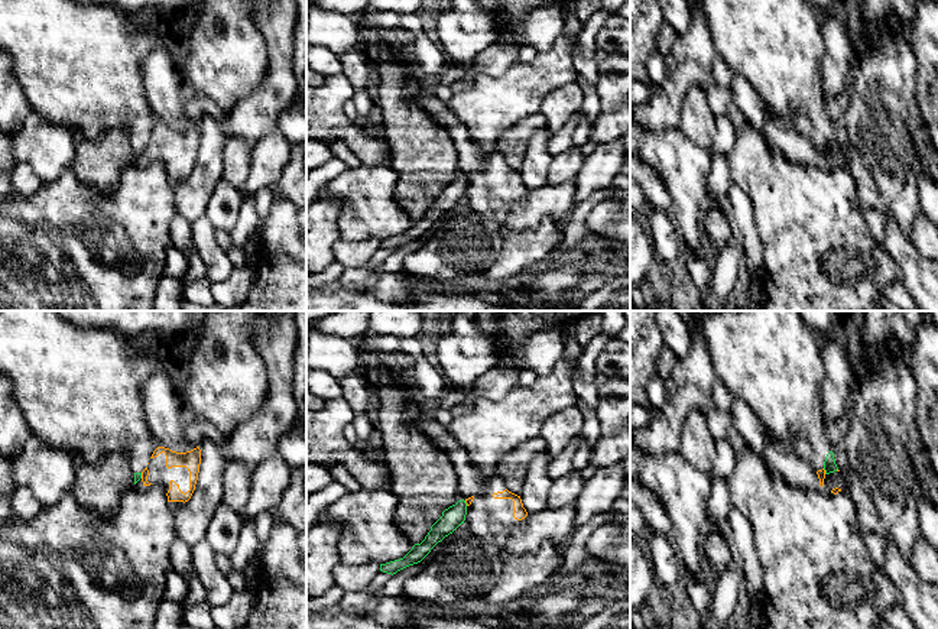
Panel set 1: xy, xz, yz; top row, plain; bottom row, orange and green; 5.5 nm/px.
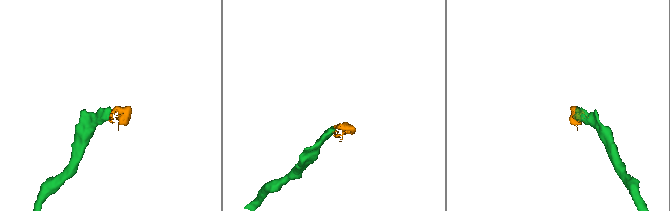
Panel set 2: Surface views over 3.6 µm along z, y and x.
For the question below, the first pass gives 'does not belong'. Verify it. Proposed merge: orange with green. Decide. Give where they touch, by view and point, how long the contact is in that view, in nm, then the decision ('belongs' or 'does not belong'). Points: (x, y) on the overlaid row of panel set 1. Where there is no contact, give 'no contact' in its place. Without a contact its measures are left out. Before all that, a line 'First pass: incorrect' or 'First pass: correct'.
First pass: correct
xy (142, 476) | 30 nm | does not belong

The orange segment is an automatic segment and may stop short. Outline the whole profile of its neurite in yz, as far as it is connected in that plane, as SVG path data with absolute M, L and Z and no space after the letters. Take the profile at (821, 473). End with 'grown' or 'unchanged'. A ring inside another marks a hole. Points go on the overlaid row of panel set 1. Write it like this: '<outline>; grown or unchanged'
M818 470L817 471L818 479L819 479L819 486L825 487L831 493L837 495L838 492L847 492L848 490L848 483L847 483L847 471L834 471L827 474L825 470Z; grown

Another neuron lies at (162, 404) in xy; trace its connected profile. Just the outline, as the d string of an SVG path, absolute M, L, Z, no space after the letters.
M156 369L143 385L145 414L160 447L176 453L186 453L194 445L184 431L182 401L163 369Z

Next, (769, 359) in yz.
M705 311L697 320L697 330L718 380L733 398L750 406L765 431L817 471L837 471L819 405L821 338L804 324L799 311Z

